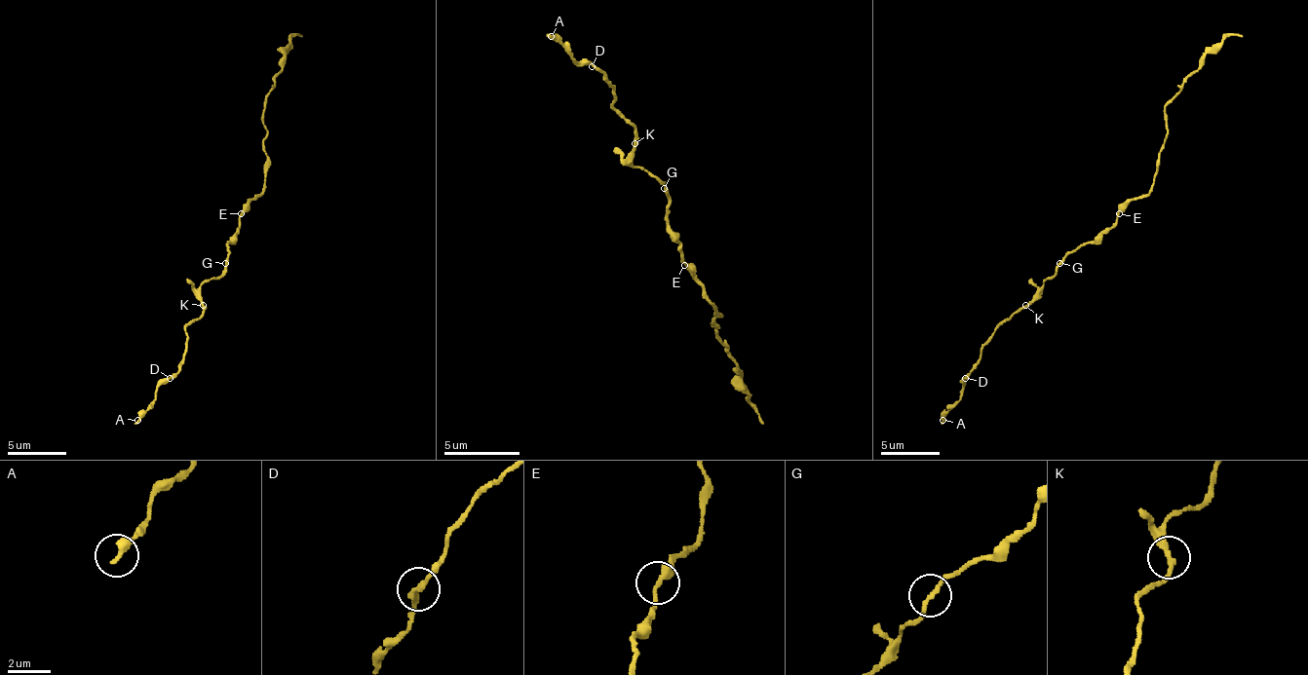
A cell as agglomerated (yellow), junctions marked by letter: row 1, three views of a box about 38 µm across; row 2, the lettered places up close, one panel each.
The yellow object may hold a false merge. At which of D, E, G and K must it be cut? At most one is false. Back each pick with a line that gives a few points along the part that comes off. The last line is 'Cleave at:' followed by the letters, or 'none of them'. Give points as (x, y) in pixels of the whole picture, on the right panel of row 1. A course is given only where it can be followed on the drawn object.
Cleave at: none of them

